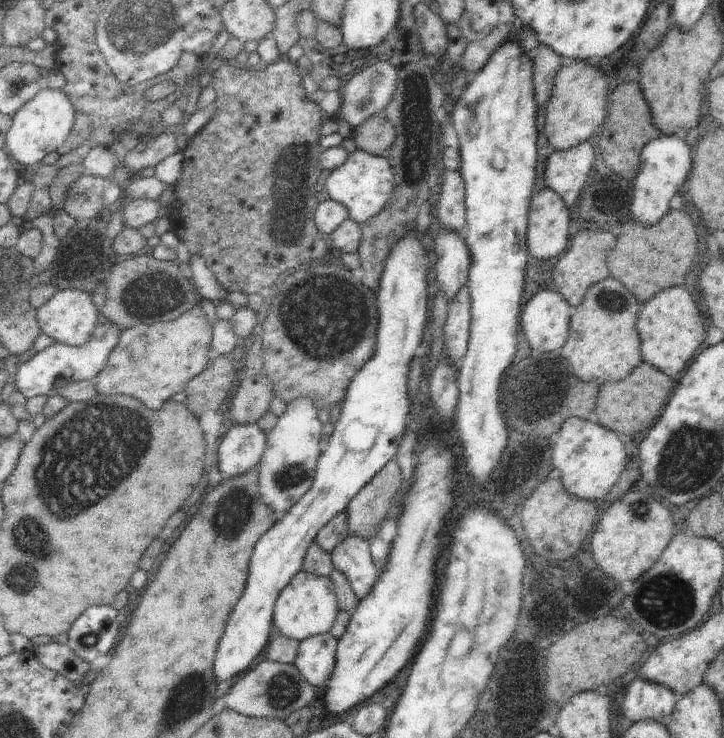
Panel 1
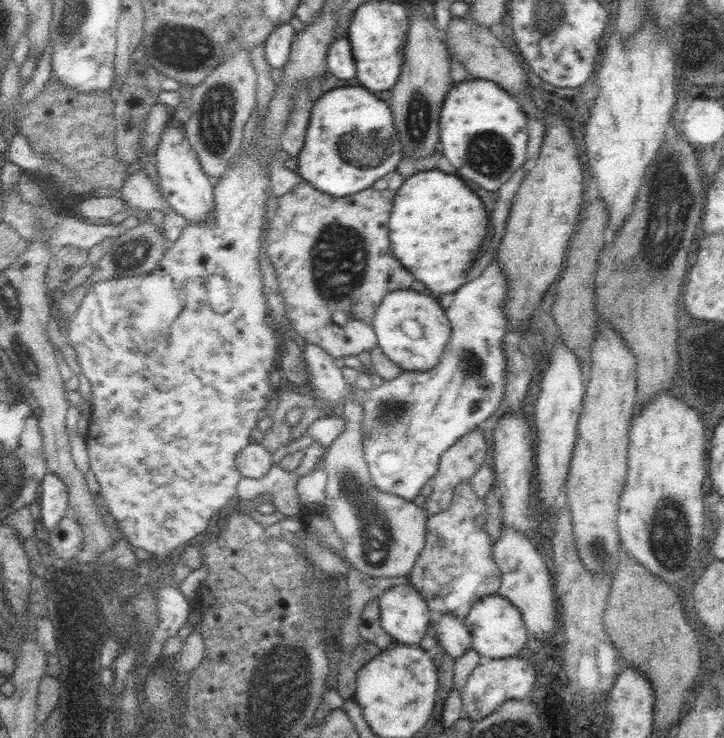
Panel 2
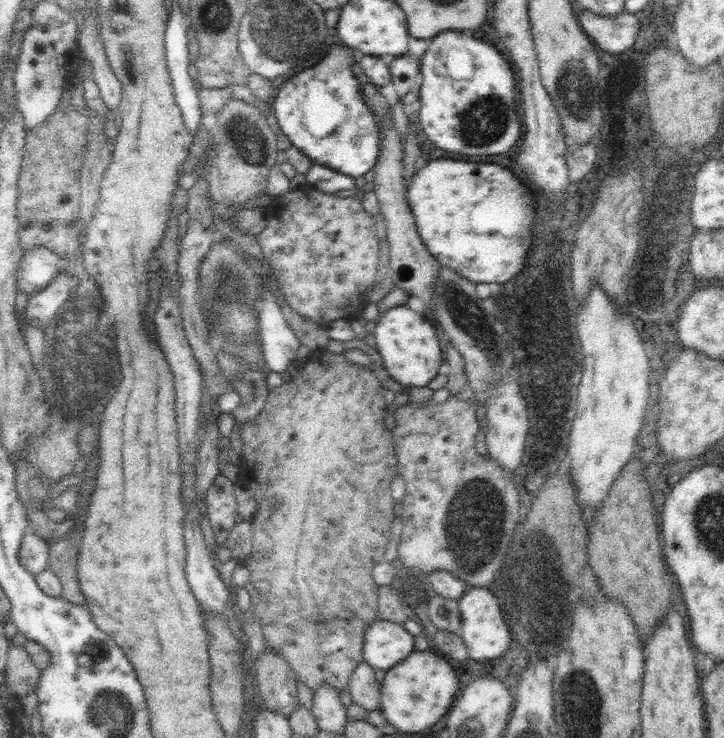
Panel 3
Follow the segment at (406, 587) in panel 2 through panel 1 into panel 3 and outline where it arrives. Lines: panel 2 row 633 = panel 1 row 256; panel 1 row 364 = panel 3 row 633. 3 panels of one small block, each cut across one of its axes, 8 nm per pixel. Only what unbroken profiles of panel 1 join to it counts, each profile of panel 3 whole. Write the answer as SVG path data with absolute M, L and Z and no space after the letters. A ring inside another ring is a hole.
M374 619L366 629L363 661L372 668L388 670L415 651L414 636L404 624Z

